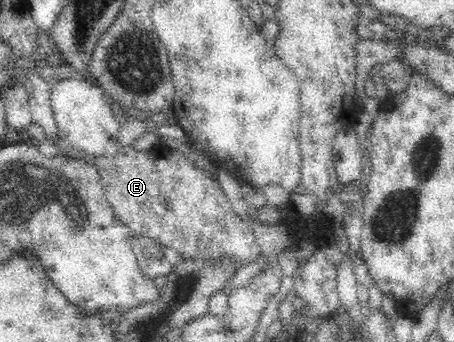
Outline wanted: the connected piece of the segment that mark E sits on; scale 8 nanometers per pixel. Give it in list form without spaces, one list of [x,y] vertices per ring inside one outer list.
[[[158,144],[148,151],[134,150],[121,146],[113,155],[96,157],[105,196],[117,220],[129,228],[136,237],[147,237],[160,242],[167,248],[177,250],[184,259],[217,259],[219,256],[235,259],[258,260],[262,250],[255,240],[249,225],[240,213],[234,211],[222,190],[219,181],[206,171],[200,170],[183,153]]]

